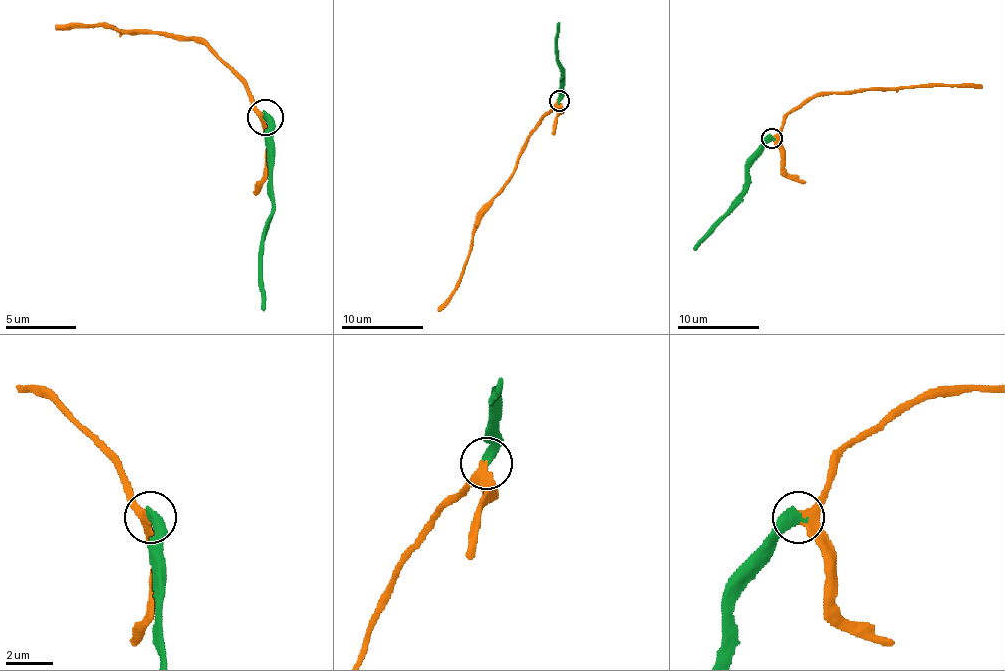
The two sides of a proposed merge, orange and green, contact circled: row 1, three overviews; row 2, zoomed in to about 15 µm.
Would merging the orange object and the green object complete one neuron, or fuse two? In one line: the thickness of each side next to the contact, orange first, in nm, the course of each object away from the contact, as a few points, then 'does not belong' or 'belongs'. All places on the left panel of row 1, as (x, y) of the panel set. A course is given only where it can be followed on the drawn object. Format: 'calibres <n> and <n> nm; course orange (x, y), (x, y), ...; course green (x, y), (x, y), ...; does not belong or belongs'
calibres 320 and 480 nm; course orange (264, 118), (232, 71), (204, 43), (97, 25), (54, 29); course green (264, 118), (271, 171), (271, 207), (261, 256), (264, 310); belongs

